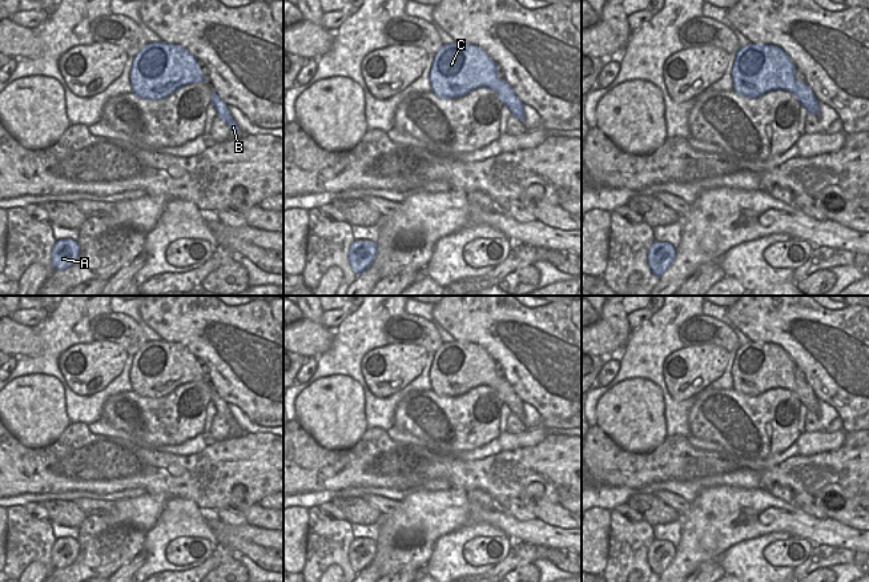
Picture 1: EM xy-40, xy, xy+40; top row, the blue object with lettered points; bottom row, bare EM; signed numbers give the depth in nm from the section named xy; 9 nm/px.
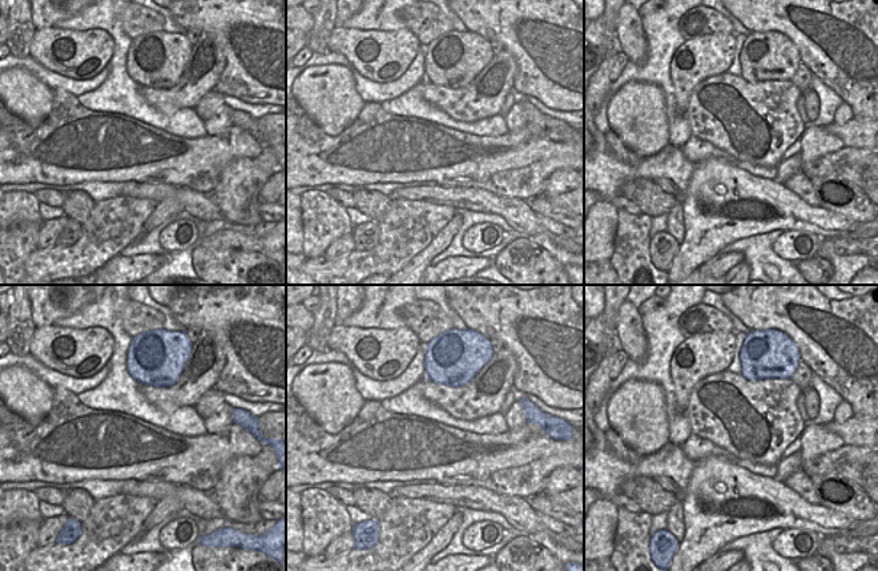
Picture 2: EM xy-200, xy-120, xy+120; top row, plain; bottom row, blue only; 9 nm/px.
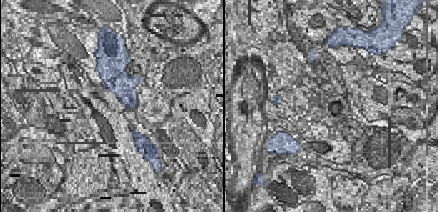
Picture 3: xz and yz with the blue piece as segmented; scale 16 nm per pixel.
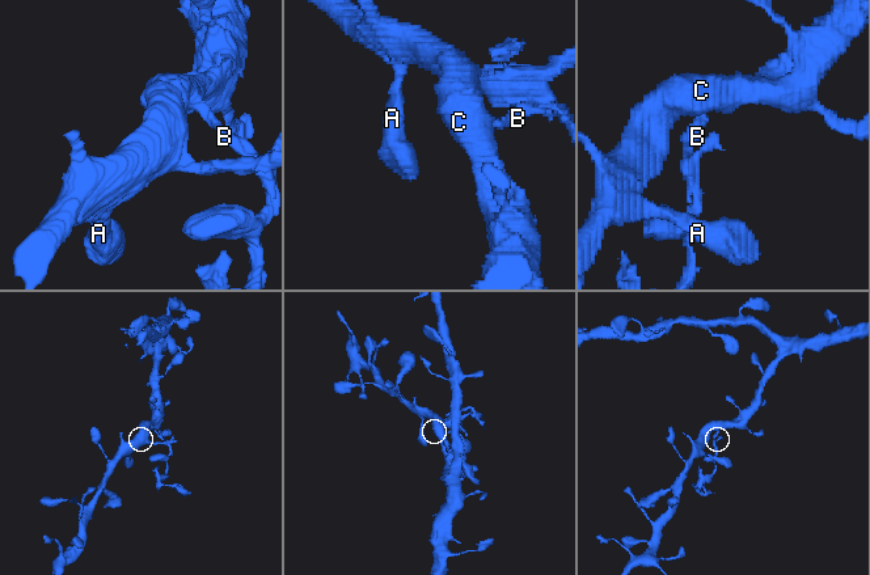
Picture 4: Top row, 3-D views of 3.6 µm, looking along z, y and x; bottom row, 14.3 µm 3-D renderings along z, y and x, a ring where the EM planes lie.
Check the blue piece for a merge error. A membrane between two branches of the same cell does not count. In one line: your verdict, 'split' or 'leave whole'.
split

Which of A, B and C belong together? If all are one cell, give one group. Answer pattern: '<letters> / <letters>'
A C / B

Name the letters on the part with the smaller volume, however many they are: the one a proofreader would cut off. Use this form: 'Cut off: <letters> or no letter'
Cut off: B

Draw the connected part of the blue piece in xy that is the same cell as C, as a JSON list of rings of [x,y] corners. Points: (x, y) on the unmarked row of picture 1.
[[[442,344],[430,368],[431,390],[440,397],[458,397],[476,386],[500,386],[498,364],[478,344]]]

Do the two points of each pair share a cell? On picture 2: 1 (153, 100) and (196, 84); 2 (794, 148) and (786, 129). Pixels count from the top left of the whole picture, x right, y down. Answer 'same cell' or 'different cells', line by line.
1: same cell
2: different cells

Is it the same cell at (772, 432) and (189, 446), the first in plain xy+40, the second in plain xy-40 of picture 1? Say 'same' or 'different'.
different

